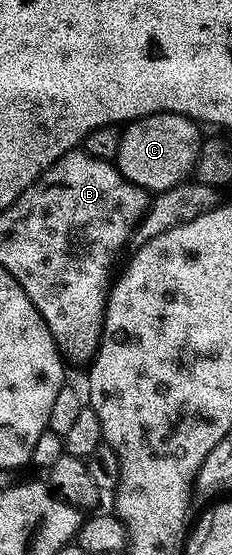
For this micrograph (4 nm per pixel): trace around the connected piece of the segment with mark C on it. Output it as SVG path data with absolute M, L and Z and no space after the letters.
M167 111L145 115L142 119L131 119L121 128L117 169L124 178L142 187L147 193L167 191L193 172L200 146L198 130L200 127L195 120Z

